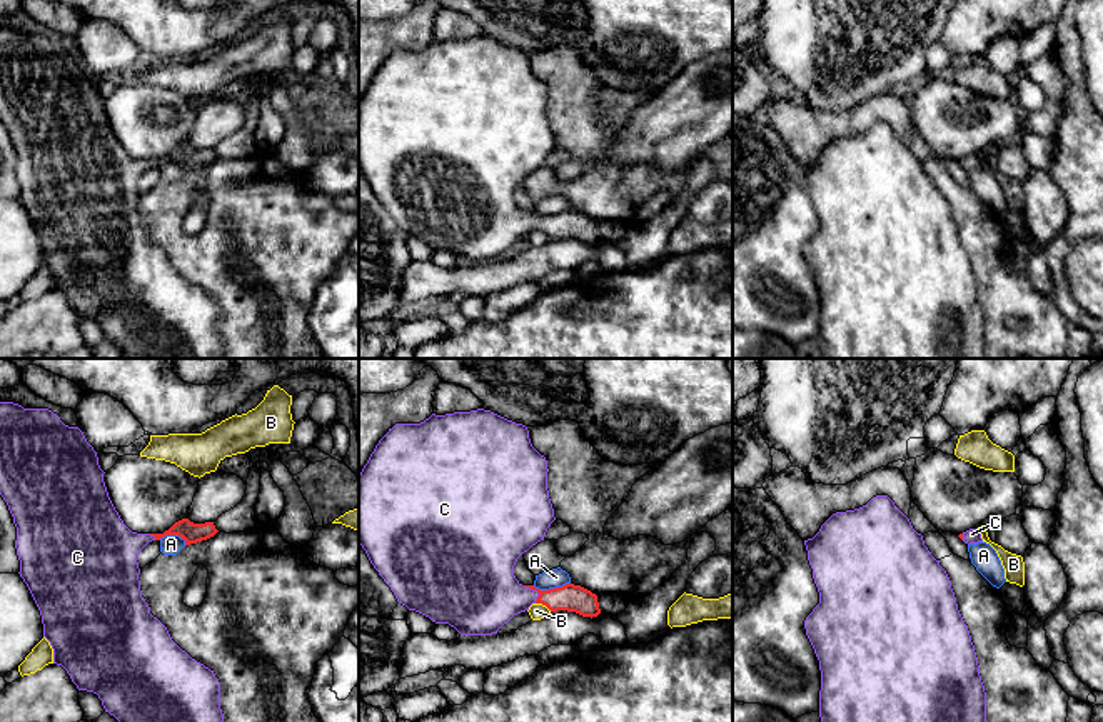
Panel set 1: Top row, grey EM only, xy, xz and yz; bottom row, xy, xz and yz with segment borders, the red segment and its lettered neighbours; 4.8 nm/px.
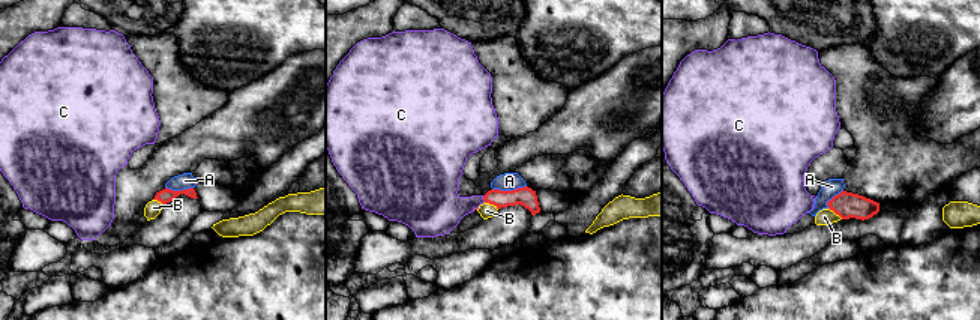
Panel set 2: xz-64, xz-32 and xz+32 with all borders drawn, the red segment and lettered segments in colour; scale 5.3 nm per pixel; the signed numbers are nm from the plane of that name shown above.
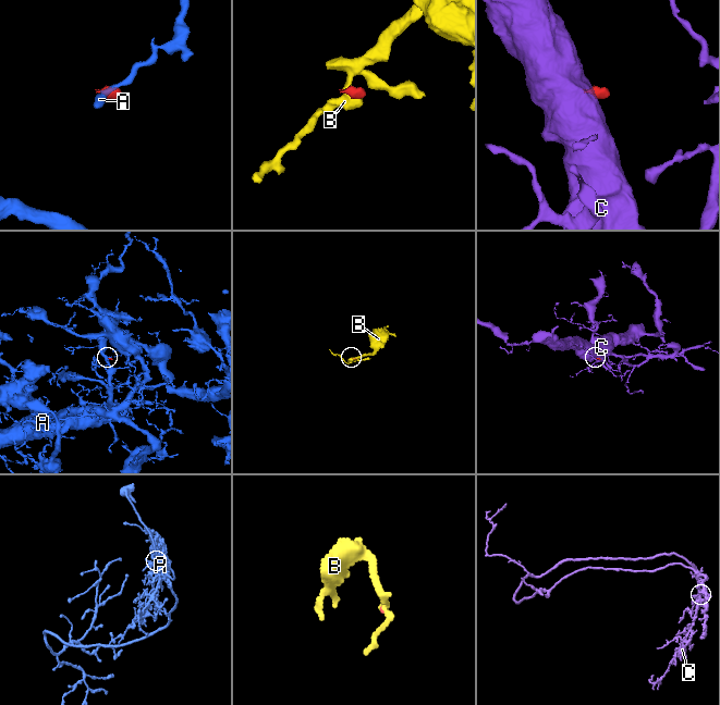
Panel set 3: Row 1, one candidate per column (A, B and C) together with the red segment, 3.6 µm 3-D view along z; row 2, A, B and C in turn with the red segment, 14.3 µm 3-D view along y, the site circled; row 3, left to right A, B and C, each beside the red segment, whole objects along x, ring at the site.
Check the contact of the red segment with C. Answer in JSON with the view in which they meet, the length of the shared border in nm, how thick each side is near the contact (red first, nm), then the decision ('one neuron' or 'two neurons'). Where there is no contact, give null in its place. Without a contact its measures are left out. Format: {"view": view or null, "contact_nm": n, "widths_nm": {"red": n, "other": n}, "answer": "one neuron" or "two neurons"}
{"view": "xz", "contact_nm": 110, "widths_nm": {"red": 130, "other": 340}, "answer": "one neuron"}

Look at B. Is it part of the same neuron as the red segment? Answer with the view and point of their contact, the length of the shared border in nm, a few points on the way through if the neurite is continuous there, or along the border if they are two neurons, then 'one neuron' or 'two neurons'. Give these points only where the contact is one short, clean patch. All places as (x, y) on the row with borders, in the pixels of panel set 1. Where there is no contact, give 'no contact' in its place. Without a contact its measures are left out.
meets red in xz at (544, 604); contact 90 nm long; border along xz (536, 602), (551, 611); two neurons

